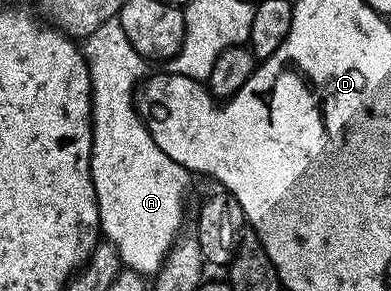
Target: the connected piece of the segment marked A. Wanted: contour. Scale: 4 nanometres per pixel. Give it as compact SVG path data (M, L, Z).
M118 19L109 23L101 23L97 31L93 31L86 37L81 45L83 57L87 60L89 67L89 79L91 80L91 174L93 175L93 187L97 195L97 207L99 208L99 227L106 244L114 245L115 250L119 253L120 262L126 268L134 270L135 273L144 275L154 275L158 273L167 257L167 253L173 247L173 243L181 236L183 225L183 204L187 201L187 180L189 174L181 163L173 163L157 143L153 143L153 135L149 135L147 124L139 118L139 113L135 109L135 95L141 82L148 76L149 65L142 55L129 43L129 35L125 35L125 27L121 27Z

